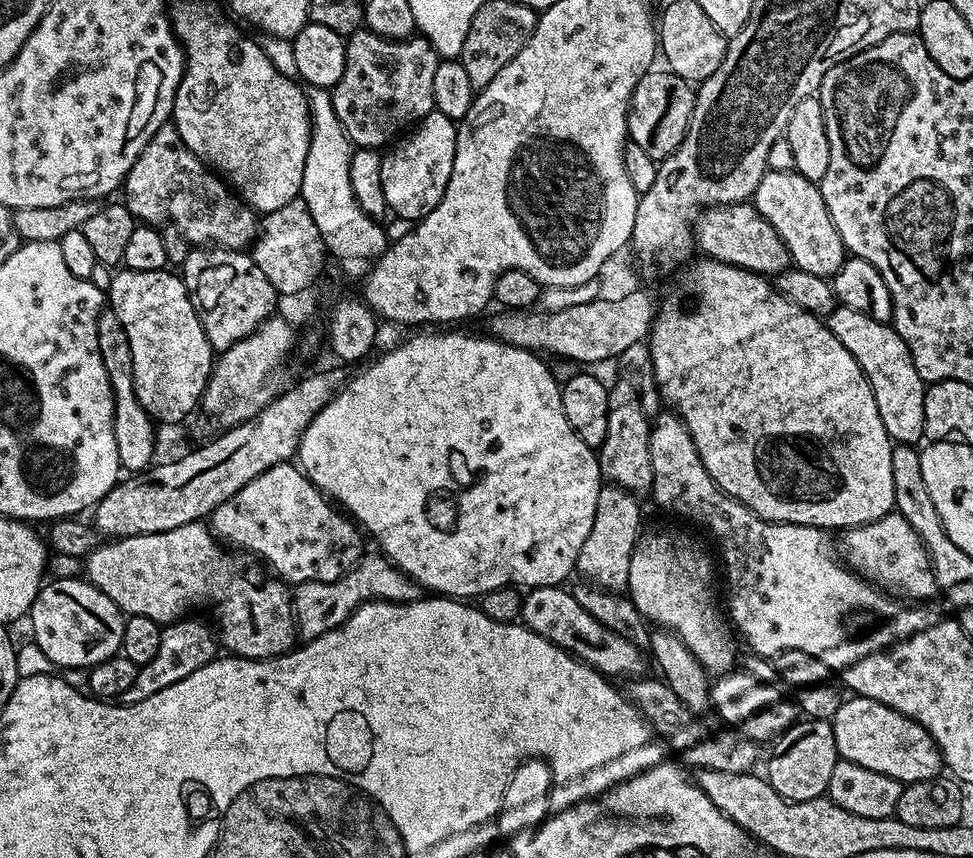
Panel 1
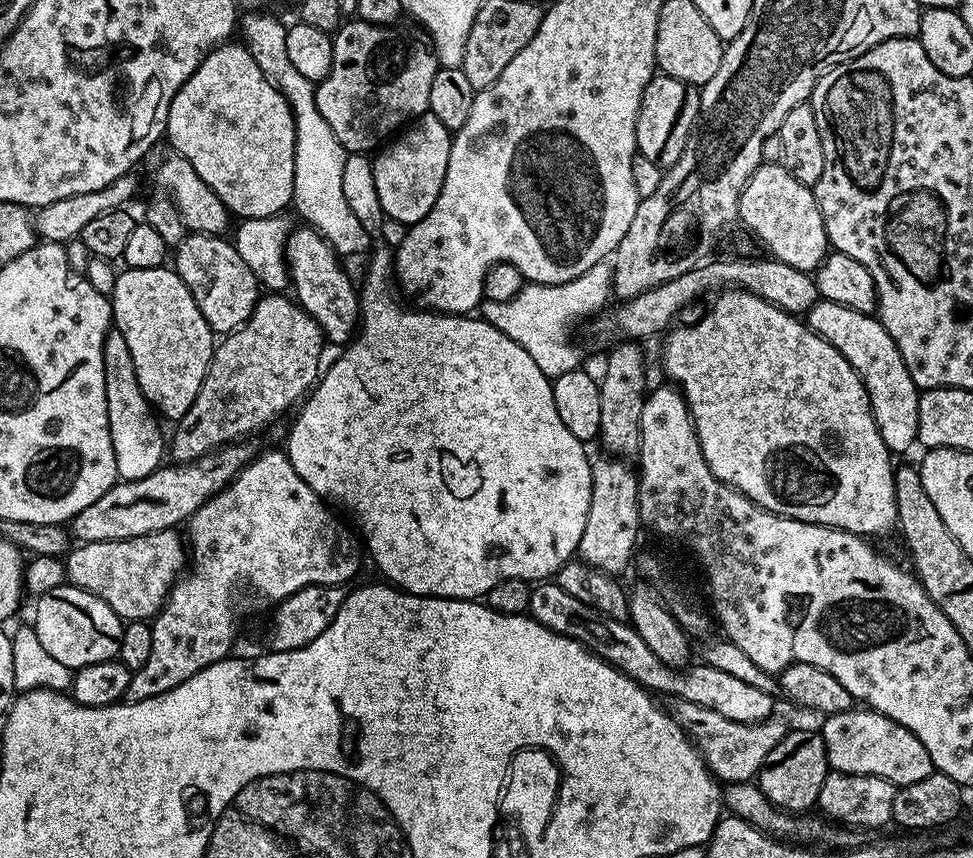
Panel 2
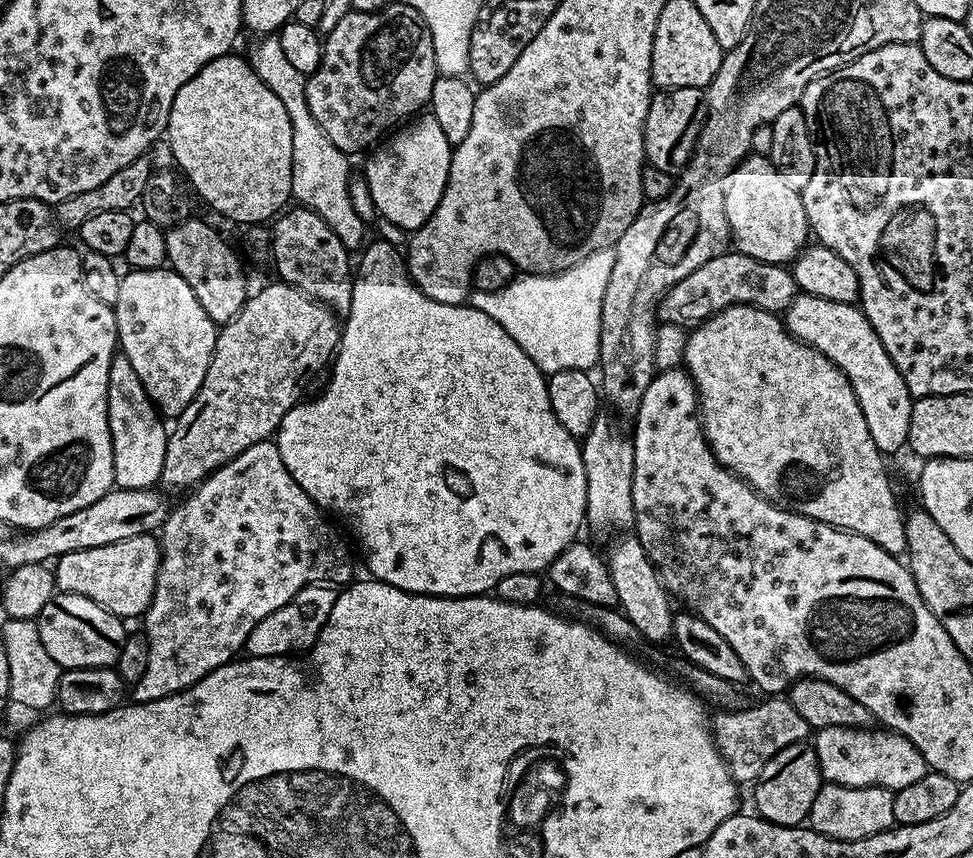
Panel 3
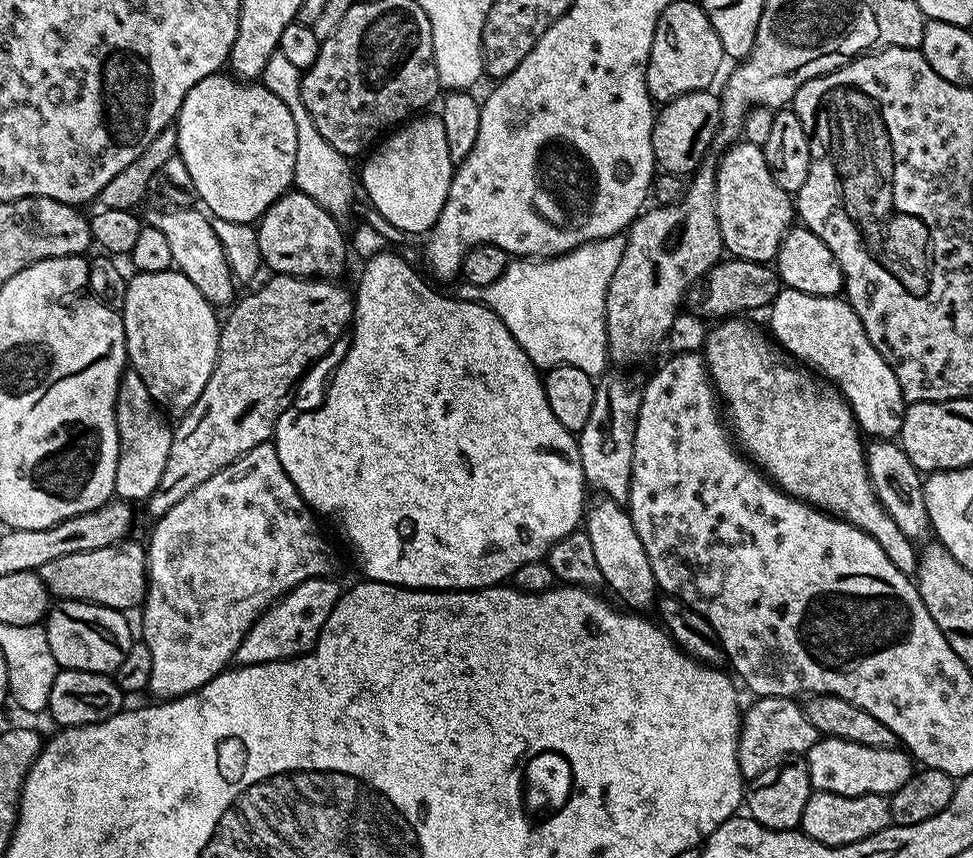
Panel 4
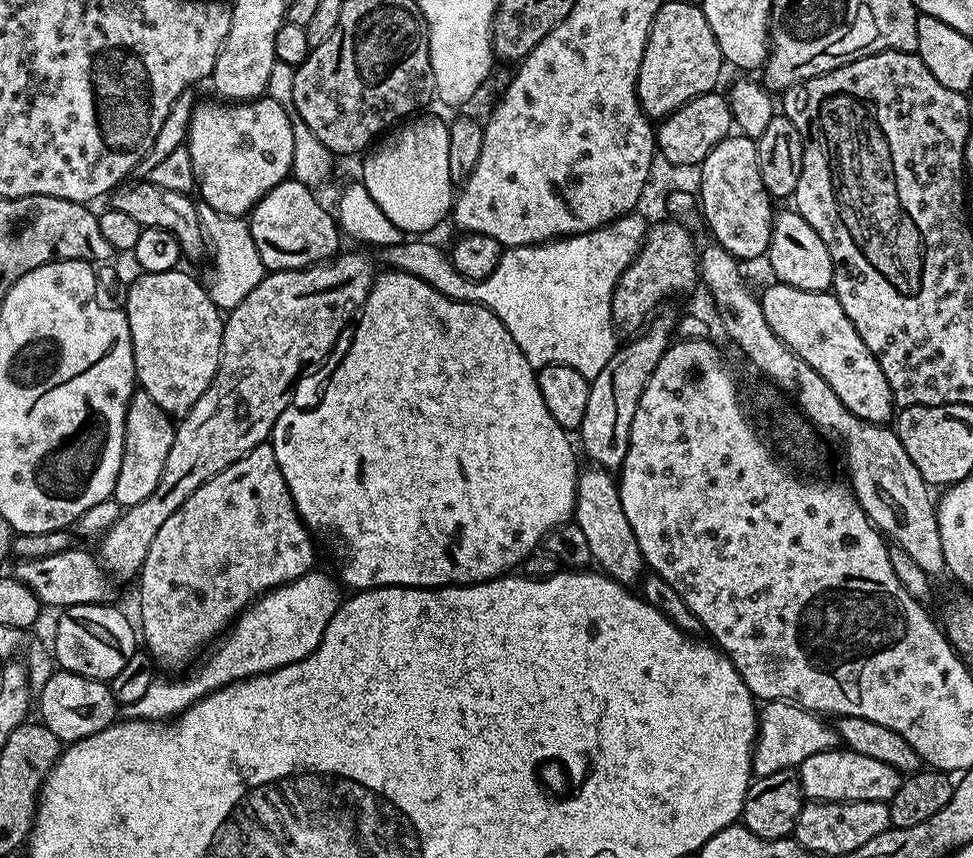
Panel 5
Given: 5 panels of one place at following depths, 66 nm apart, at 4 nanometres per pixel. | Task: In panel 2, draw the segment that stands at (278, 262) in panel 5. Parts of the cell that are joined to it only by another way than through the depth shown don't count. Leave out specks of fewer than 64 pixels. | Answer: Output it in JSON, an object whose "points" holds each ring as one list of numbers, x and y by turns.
{"points":[[293,227,286,251,290,288,296,291,294,299,316,319,329,345,347,346,357,335,362,319,357,289,352,289,352,280,344,273,341,257,335,249,313,227,301,227]]}

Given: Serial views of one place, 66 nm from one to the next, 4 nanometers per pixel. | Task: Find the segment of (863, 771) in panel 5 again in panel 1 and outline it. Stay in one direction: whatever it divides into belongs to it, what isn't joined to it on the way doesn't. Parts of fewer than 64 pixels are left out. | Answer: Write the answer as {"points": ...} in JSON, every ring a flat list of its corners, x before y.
{"points":[[853,695,845,699,830,723,841,760,866,766,866,770,878,770,878,774,886,774,903,785,941,775,940,751,928,731,918,722,874,698]]}

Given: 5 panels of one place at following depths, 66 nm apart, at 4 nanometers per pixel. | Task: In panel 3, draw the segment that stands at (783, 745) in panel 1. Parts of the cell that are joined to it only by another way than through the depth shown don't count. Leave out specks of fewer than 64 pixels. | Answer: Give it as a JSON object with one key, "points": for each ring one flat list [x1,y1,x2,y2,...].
{"points":[[808,742,788,744,781,752,774,754,770,762,766,762,766,766,755,781,755,811,771,824,781,824,791,828,803,825,807,821,810,806,814,806,814,798,821,783,820,763,816,757,815,747]]}

